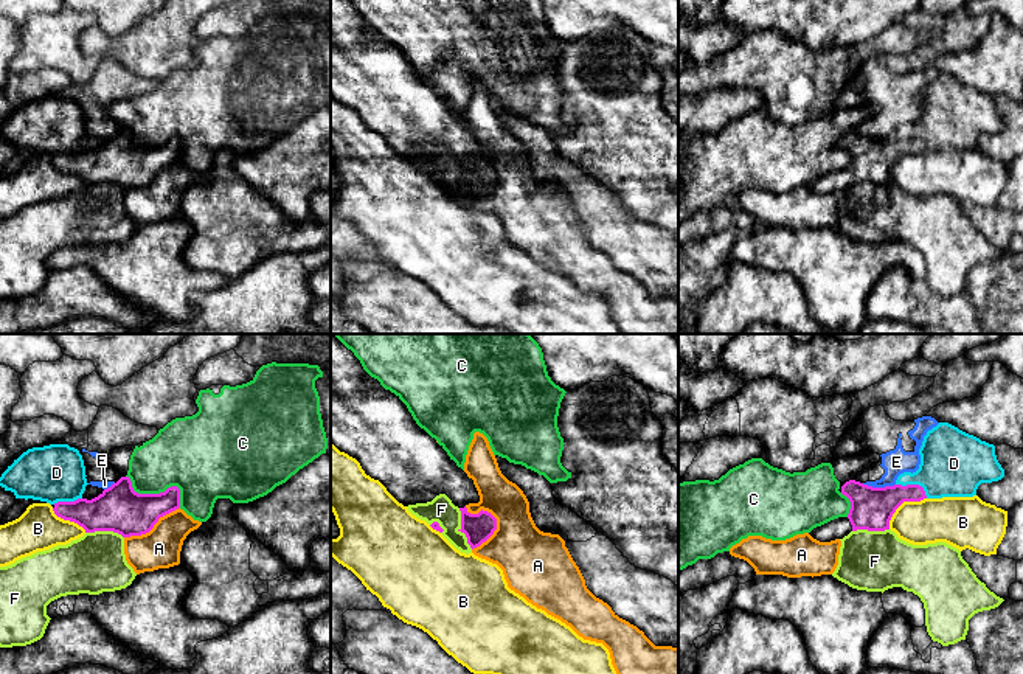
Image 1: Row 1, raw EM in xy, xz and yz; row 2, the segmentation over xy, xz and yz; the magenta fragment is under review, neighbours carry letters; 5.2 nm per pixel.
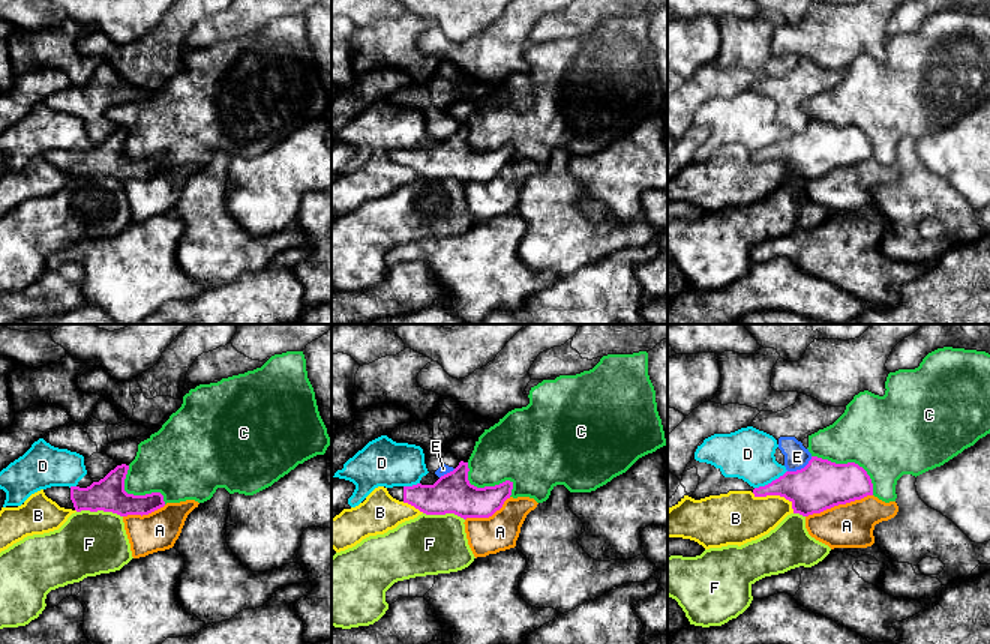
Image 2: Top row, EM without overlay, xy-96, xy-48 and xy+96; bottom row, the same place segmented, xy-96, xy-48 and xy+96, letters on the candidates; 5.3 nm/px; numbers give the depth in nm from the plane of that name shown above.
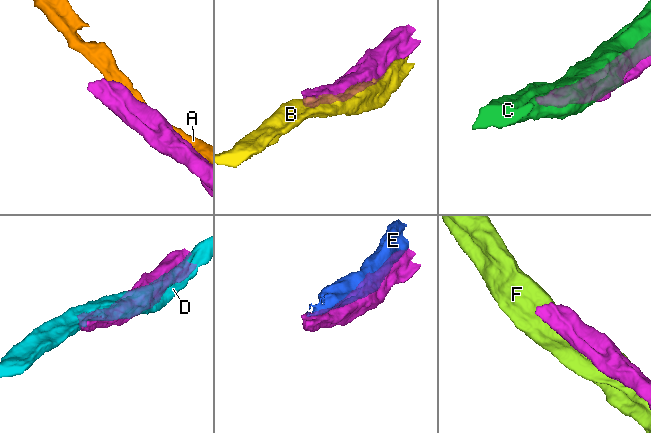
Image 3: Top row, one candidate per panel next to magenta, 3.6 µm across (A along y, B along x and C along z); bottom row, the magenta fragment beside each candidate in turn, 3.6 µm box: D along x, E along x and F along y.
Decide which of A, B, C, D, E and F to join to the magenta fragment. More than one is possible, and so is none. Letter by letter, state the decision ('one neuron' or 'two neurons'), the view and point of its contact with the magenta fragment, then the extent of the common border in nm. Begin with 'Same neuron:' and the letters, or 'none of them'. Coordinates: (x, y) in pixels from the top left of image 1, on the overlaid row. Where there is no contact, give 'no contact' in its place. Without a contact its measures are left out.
Same neuron: none of them
A: two neurons; meets magenta in xz at (495, 521); contact 240 nm long
B: two neurons; meets magenta in yz at (901, 503); contact 260 nm long
C: two neurons; meets magenta in xy at (160, 493); contact 340 nm long
D: two neurons; meets magenta in yz at (915, 485); contact 180 nm long
E: two neurons; meets magenta in yz at (879, 488); contact 180 nm long
F: two neurons; meets magenta in xz at (461, 528); contact 220 nm long

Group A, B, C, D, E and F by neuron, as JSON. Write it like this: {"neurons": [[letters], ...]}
{"neurons": [["A"], ["B"], ["C"], ["D"], ["E"], ["F"]]}

